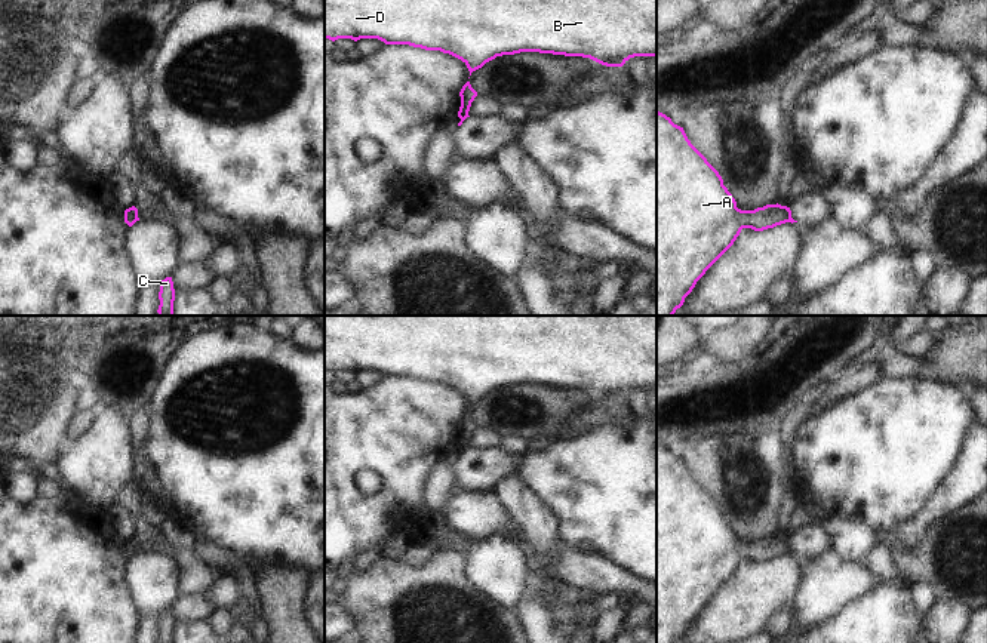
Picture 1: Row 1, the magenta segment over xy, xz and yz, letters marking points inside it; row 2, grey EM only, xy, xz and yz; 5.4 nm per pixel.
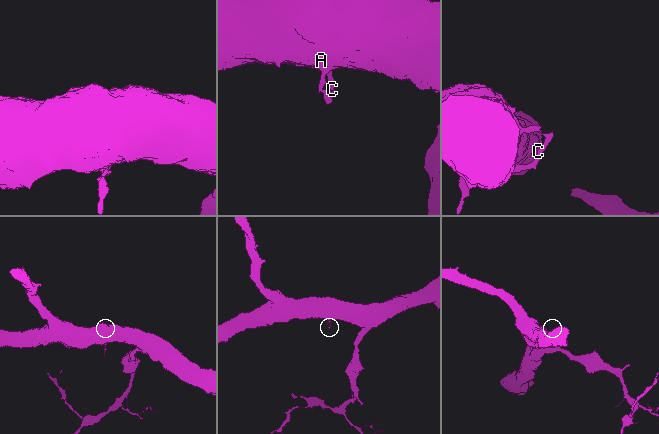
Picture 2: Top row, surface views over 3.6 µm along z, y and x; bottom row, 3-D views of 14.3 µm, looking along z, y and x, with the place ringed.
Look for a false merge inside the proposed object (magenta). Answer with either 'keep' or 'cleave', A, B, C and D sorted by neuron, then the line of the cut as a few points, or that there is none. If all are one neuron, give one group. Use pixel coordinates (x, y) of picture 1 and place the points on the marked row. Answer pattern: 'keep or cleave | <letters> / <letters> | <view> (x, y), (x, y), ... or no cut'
cleave | A B D / C | xz (467, 114), (461, 120)

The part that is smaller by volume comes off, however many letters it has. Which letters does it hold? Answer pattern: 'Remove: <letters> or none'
Remove: C

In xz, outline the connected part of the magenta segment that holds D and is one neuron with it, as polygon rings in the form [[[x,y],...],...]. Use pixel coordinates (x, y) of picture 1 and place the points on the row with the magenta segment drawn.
[[[325,0],[325,39],[378,39],[440,50],[461,59],[470,76],[496,56],[520,52],[582,56],[622,67],[634,56],[657,56],[657,0]]]

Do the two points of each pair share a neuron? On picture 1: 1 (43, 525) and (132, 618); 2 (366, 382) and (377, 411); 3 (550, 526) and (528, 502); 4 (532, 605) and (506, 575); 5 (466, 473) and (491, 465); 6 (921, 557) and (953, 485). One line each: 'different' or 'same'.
1: same
2: different
3: same
4: different
5: same
6: different

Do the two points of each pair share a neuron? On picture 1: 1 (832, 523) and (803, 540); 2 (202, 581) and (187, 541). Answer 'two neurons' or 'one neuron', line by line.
1: two neurons
2: one neuron

